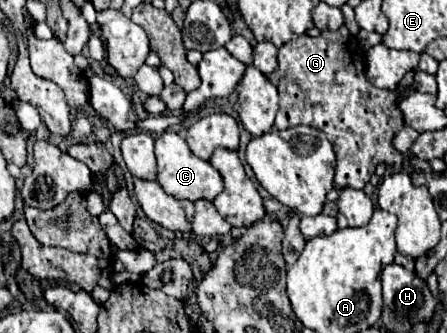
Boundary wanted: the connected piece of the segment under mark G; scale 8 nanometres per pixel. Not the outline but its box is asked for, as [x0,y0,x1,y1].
[268,25,414,189]

